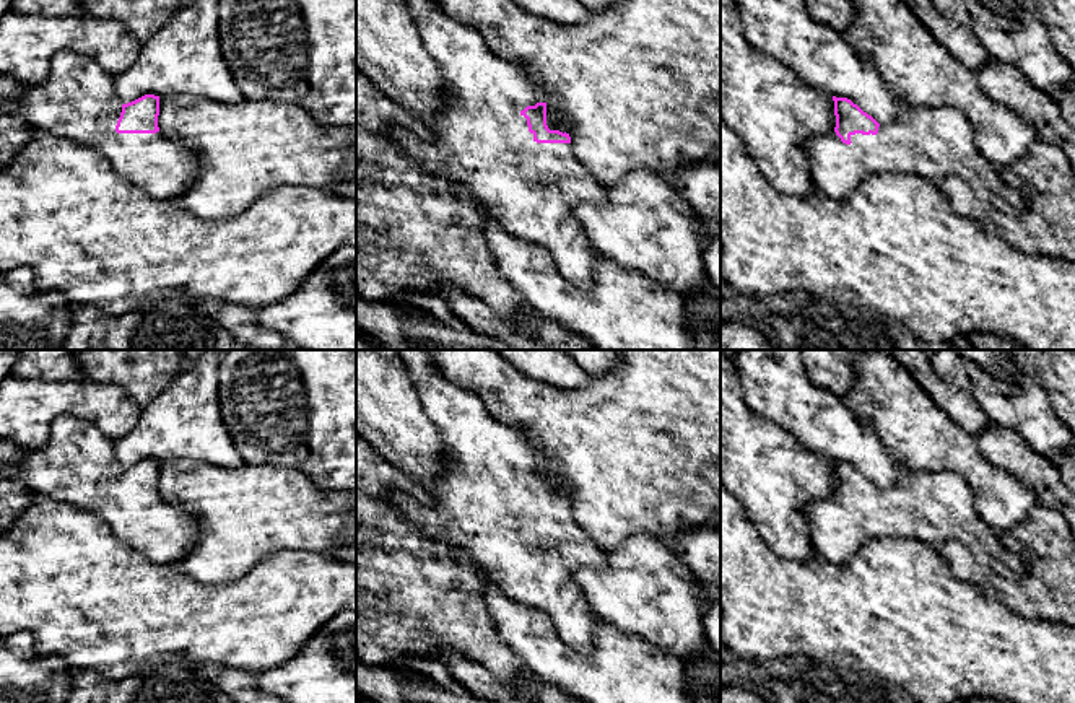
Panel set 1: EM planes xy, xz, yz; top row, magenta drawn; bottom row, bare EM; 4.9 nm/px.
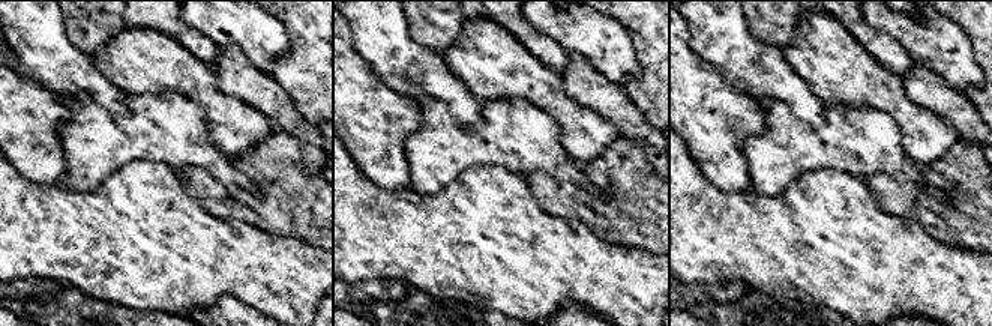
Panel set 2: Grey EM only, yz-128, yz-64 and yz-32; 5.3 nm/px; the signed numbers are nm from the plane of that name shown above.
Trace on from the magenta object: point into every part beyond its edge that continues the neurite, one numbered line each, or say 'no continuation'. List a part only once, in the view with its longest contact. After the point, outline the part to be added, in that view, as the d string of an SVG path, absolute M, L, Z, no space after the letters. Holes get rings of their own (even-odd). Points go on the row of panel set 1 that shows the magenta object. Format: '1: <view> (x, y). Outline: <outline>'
1: xz (480, 140). Outline: M405 0L405 3L426 50L442 72L446 101L439 112L424 119L433 132L431 140L398 129L394 142L424 171L465 187L478 208L511 236L546 249L566 280L576 286L590 286L600 252L572 212L581 202L603 203L607 194L577 159L572 143L533 140L520 112L537 103L546 104L548 129L566 132L559 116L548 104L548 96L529 81L524 70L494 55L473 26L449 16L437 0Z

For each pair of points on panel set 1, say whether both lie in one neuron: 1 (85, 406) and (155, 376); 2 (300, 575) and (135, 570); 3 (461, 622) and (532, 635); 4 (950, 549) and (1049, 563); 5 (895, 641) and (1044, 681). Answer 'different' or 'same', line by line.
1: different
2: same
3: different
4: same
5: same

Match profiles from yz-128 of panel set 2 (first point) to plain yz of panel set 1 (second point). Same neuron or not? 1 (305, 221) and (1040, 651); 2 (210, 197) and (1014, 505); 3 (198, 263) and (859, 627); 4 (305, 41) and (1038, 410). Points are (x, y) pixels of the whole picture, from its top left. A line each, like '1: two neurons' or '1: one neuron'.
1: two neurons
2: two neurons
3: one neuron
4: two neurons

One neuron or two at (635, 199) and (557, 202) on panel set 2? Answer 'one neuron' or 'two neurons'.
one neuron

